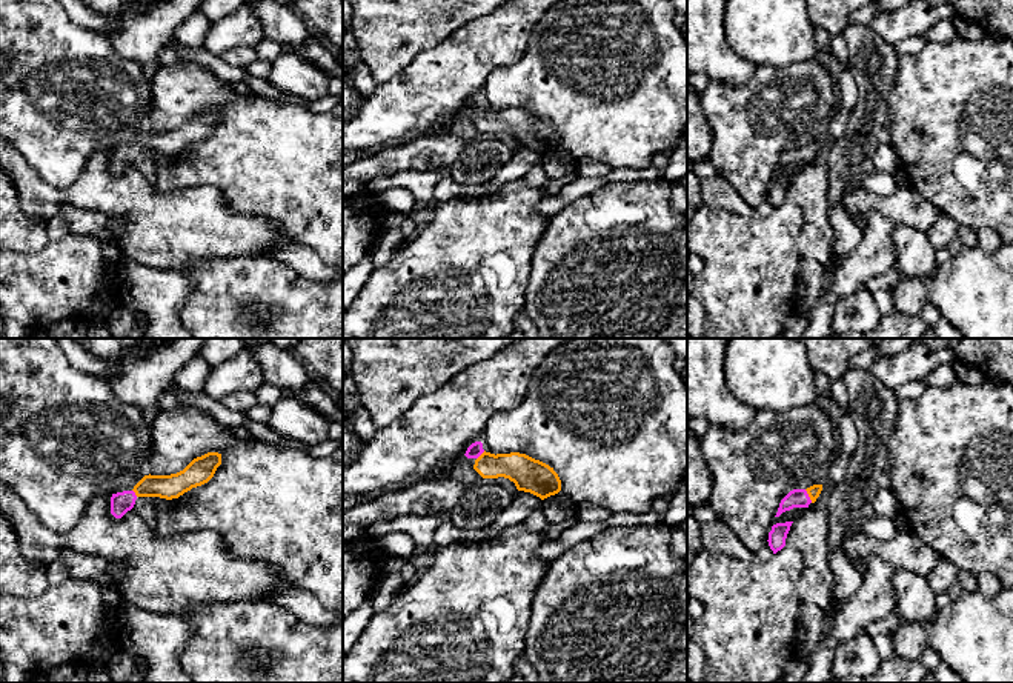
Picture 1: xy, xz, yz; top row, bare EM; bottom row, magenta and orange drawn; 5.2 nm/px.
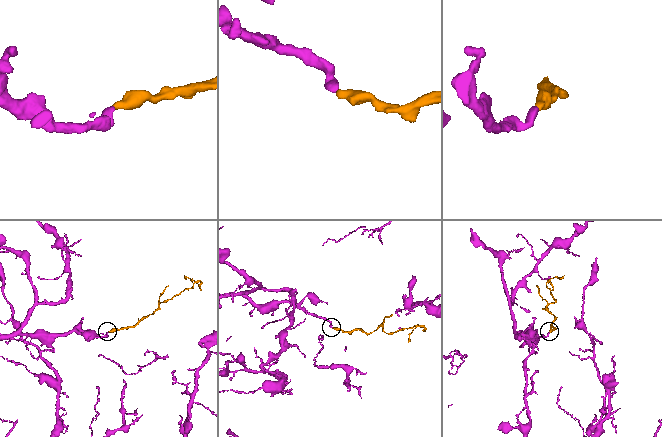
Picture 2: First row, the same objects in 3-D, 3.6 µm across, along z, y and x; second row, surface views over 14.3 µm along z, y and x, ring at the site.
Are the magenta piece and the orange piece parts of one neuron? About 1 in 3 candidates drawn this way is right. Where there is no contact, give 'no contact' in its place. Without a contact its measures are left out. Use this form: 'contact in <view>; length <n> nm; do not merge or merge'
contact in yz; length 80 nm; merge

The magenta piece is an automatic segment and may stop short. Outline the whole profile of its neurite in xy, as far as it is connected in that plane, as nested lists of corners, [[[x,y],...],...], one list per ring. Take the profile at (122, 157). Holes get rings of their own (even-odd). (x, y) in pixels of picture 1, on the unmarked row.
[[[208,108],[194,114],[183,126],[171,131],[144,131],[132,146],[112,149],[111,169],[121,174],[138,152],[178,154],[192,143],[208,138],[221,120],[221,109]]]

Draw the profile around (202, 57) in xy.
[[[175,38],[169,40],[166,46],[172,46],[177,51],[177,62],[195,63],[228,83],[240,83],[249,77],[244,68],[235,68],[204,48],[188,48],[180,45]]]

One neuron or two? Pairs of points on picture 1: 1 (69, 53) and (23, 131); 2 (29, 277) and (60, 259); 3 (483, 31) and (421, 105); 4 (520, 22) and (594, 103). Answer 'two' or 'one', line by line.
1: one
2: one
3: one
4: two

